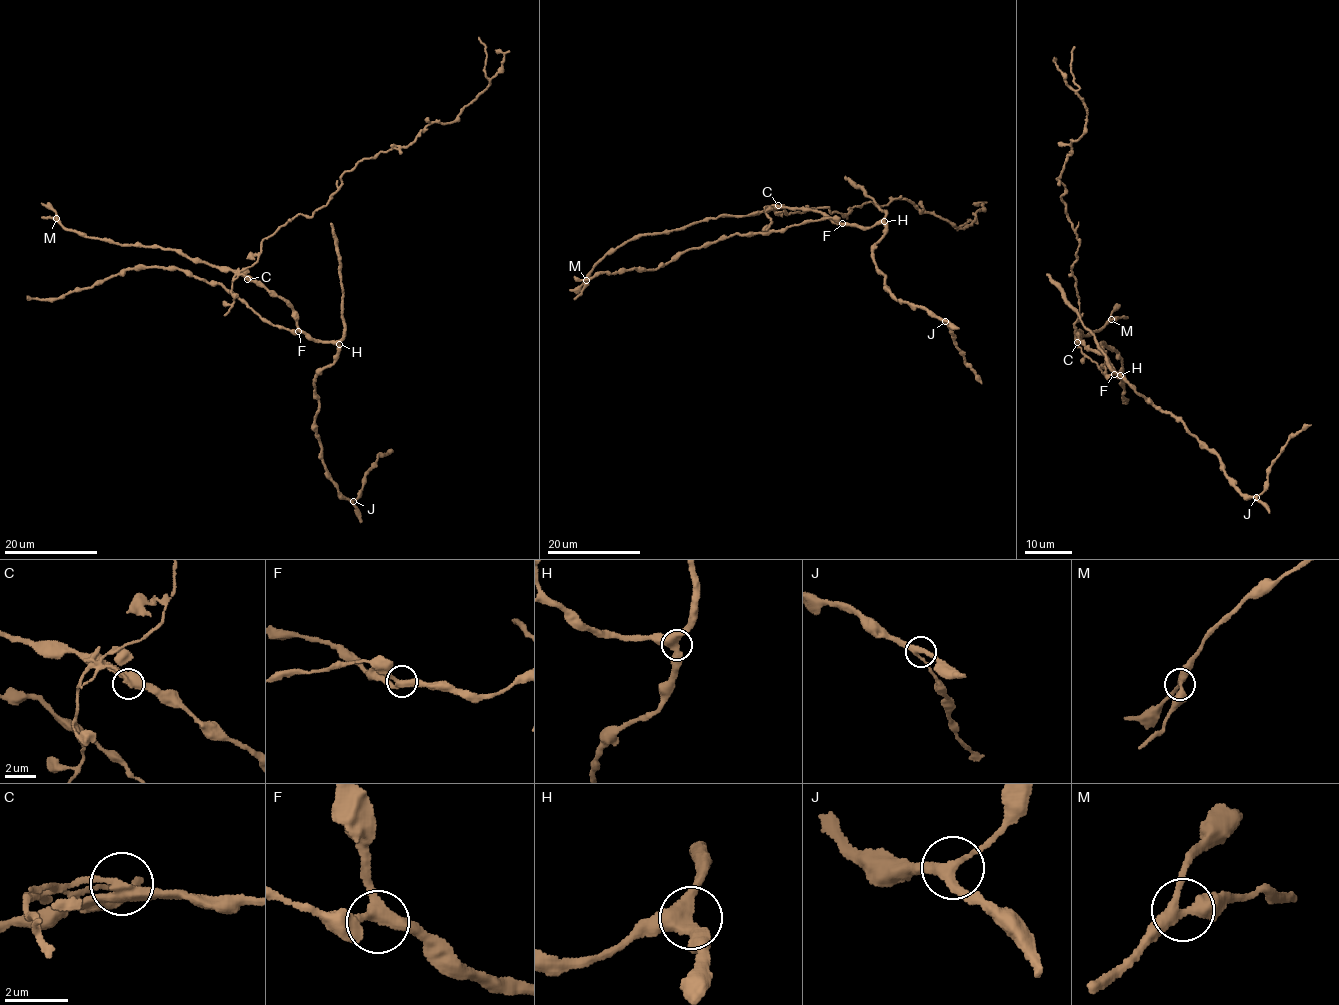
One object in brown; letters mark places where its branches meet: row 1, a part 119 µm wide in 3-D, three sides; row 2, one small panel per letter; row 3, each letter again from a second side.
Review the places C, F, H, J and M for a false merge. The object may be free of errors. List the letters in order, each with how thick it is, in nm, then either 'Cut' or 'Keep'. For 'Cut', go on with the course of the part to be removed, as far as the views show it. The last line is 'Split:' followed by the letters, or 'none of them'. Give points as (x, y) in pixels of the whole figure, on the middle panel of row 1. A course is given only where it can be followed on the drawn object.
C: Thickness 360 nm. Cut. Course of the part to remove: (778, 205), (768, 206), (843, 216), (906, 199), (962, 229), (977, 222), (957, 230)
F: Thickness 320 nm. Keep
H: Thickness 420 nm. Keep
J: Thickness 280 nm. Keep
M: Thickness 360 nm. Keep
Split: C

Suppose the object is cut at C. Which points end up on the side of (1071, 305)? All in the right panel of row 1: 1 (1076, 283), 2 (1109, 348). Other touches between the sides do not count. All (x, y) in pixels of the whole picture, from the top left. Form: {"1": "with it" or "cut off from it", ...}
{"1": "cut off from it", "2": "with it"}

